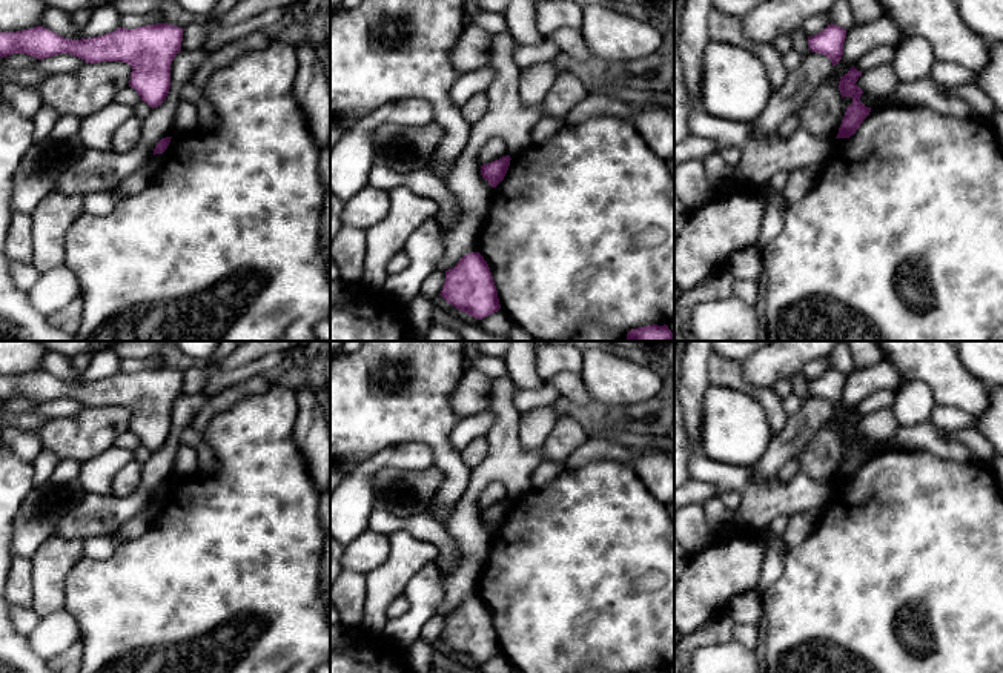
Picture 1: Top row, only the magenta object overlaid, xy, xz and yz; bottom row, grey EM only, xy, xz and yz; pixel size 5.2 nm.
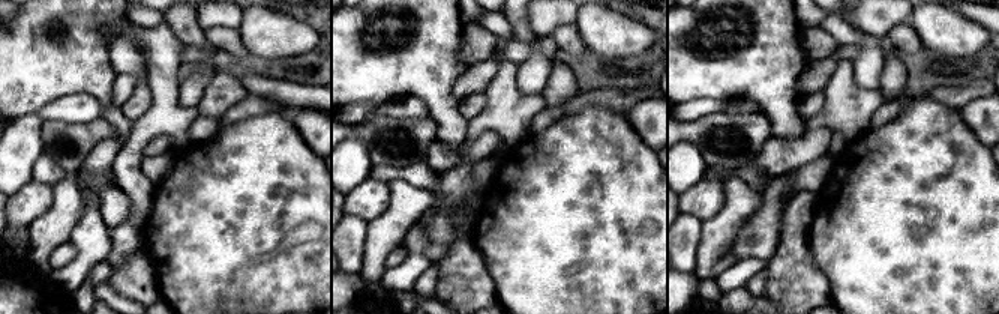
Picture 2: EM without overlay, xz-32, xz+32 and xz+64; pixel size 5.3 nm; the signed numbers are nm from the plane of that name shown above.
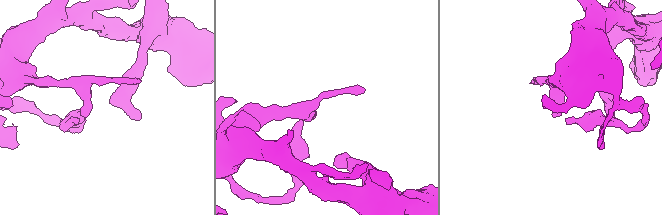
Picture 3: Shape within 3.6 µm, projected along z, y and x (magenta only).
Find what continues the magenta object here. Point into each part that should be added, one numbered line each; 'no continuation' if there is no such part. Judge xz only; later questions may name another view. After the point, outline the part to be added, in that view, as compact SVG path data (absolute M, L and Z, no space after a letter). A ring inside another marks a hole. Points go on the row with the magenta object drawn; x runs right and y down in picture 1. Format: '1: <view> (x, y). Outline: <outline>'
no continuation

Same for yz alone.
no continuation

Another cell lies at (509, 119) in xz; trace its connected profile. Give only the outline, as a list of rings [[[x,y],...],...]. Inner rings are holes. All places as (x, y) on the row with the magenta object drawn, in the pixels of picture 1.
[[[508,32],[490,34],[490,61],[495,78],[487,89],[488,111],[472,124],[468,141],[444,175],[450,195],[464,209],[456,227],[441,229],[444,254],[438,269],[449,270],[467,254],[478,252],[479,232],[488,214],[493,187],[481,175],[478,160],[481,148],[492,138],[501,138],[508,155],[531,146],[531,131],[544,117],[544,104],[524,104],[519,97],[521,68],[515,63],[518,43]]]

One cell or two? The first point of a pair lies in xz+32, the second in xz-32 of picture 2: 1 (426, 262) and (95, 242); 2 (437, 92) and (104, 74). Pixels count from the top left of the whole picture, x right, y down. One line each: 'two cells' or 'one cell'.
1: one cell
2: one cell

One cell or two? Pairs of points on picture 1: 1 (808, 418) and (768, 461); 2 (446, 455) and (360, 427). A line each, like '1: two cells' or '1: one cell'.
1: one cell
2: one cell

